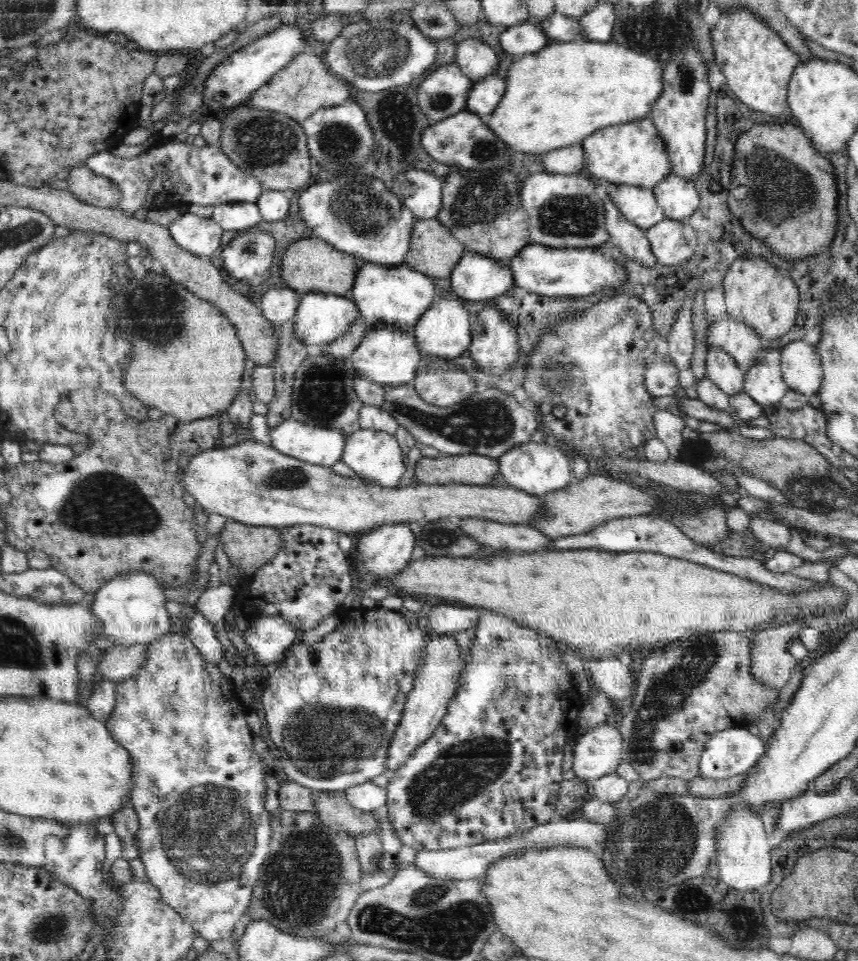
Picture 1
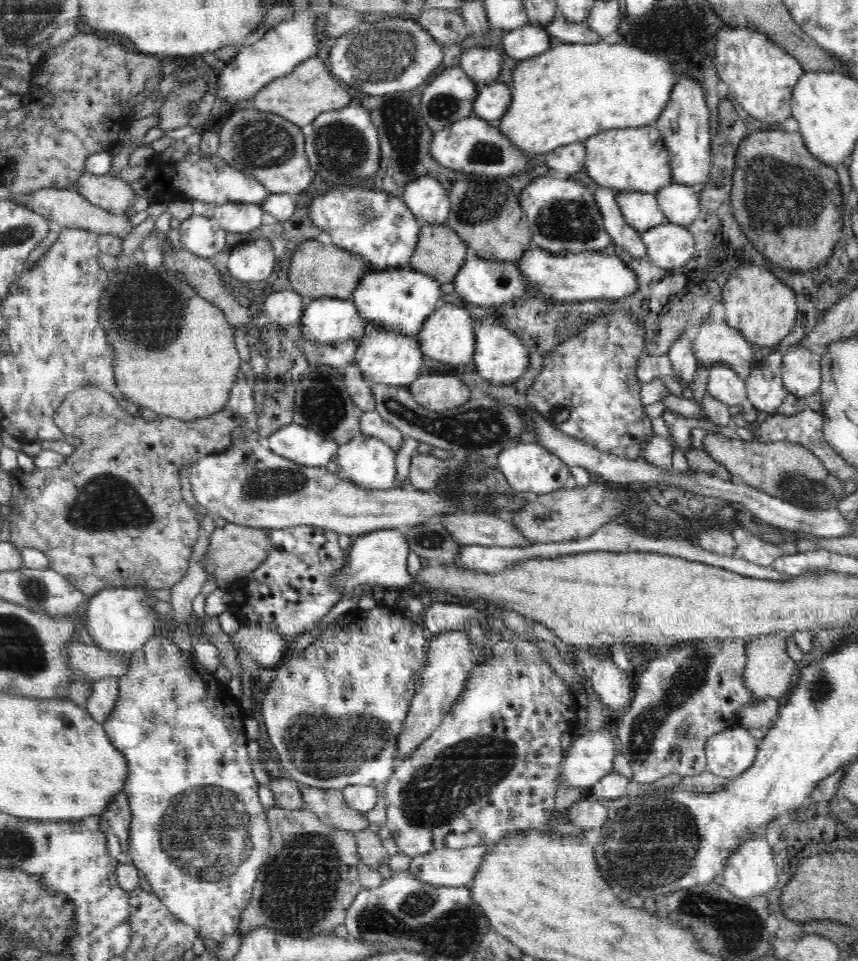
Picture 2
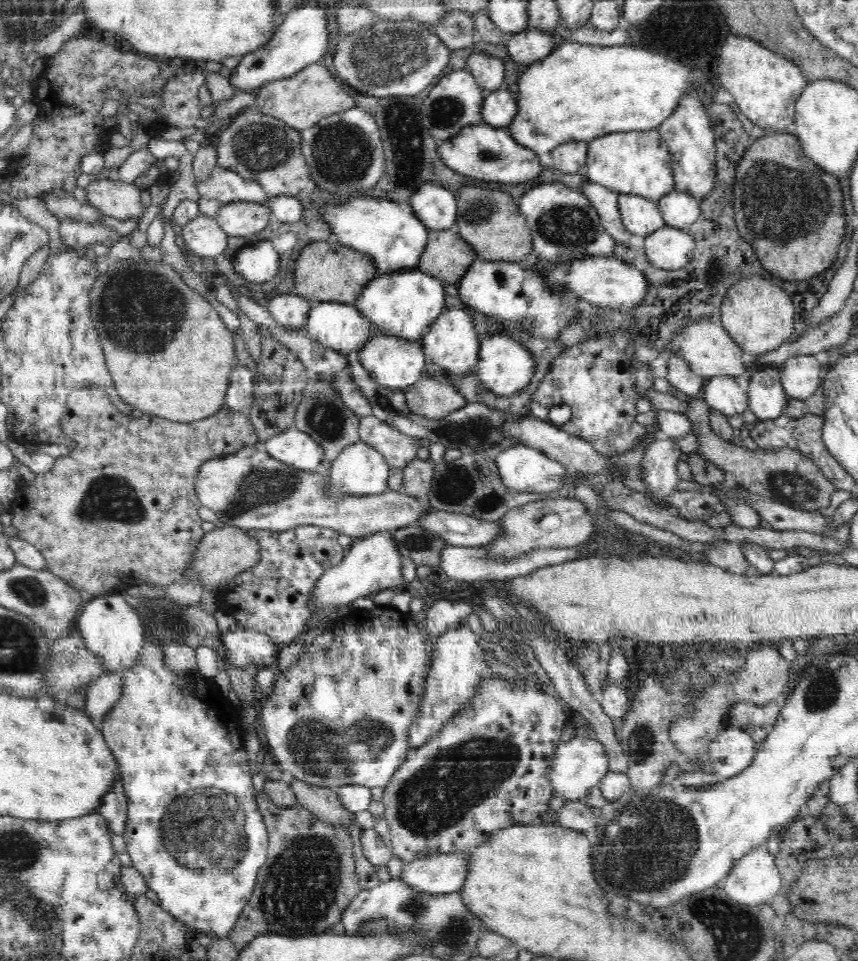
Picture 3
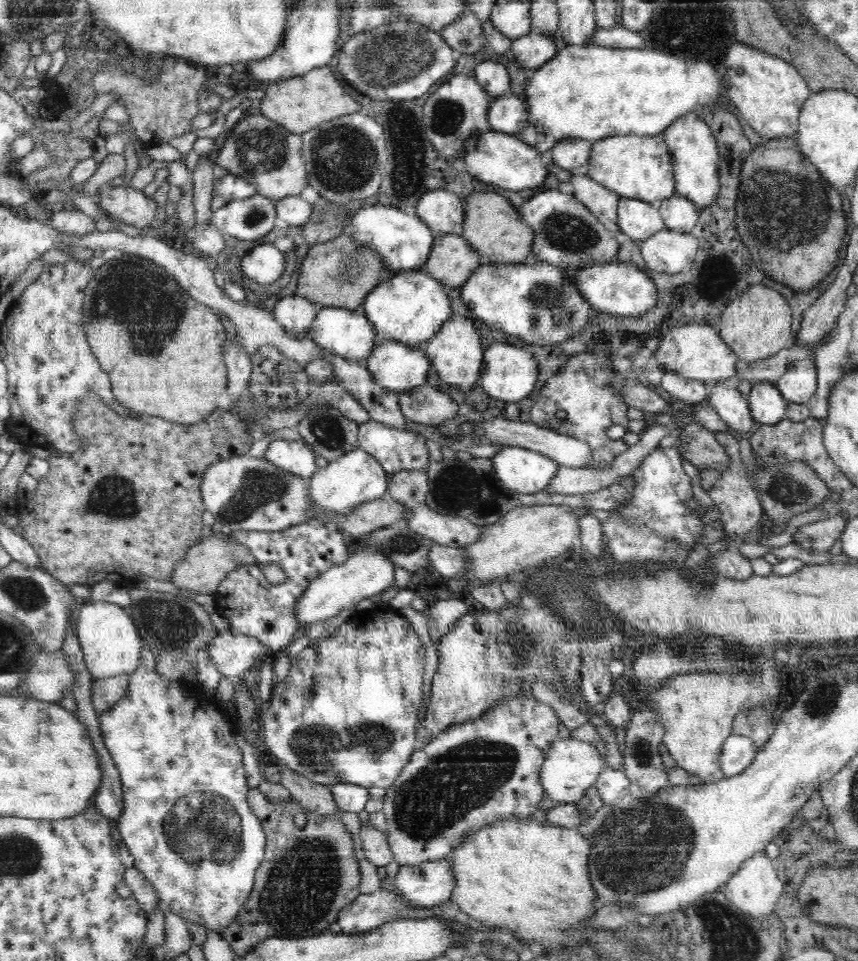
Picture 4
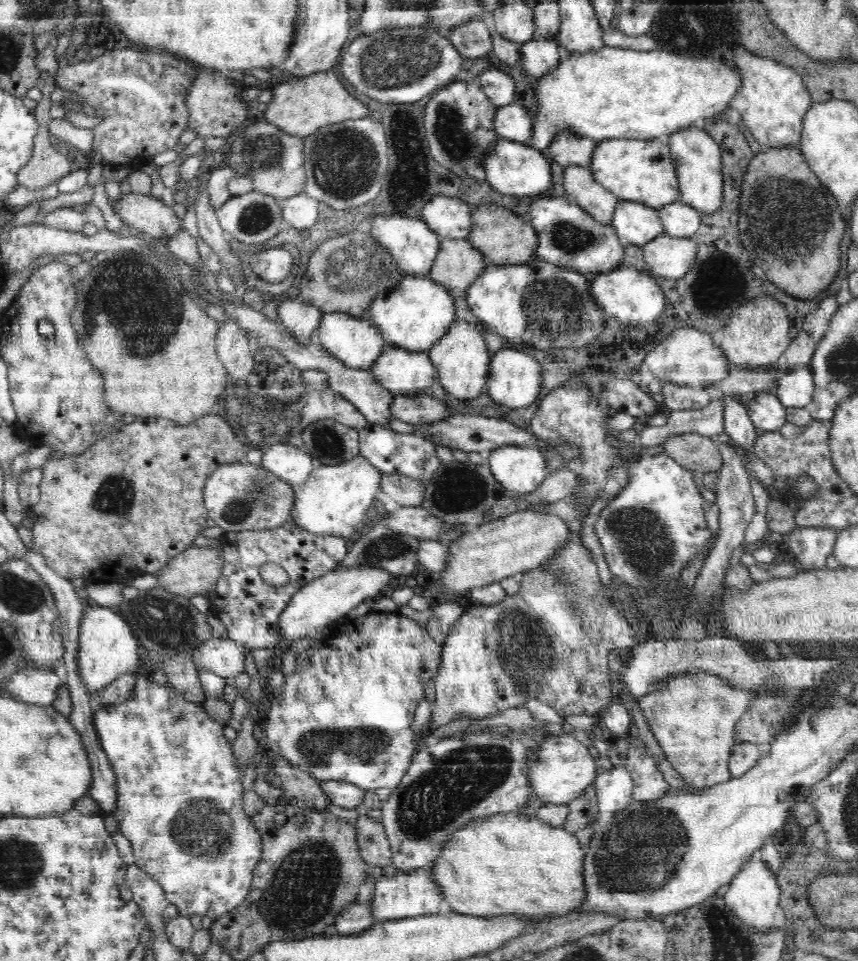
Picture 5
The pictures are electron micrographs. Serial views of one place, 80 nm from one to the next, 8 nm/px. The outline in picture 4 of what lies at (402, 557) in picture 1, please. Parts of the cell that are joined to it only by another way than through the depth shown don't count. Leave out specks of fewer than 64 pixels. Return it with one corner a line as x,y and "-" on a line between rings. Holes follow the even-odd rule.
357,546
356,550
351,550
348,560
344,564
334,566
326,570
323,574
320,574
313,582
310,582
306,592
298,598
298,604
294,609
294,617
296,617
296,623
301,628
299,633
303,633
303,628
310,626
310,624
316,624
324,620
330,619
342,612
342,610
350,609
352,606
356,606
364,599
371,598
372,596
379,596
383,594
387,588
394,586
395,568
394,563
388,560
384,553
376,551
373,546

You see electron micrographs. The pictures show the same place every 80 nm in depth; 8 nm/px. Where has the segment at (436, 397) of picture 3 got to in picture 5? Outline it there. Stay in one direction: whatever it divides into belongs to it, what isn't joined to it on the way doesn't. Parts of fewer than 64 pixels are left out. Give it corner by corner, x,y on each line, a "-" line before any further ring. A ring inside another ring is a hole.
424,392
418,397
412,394
394,394
390,412
394,419
414,425
441,421
451,414
443,400

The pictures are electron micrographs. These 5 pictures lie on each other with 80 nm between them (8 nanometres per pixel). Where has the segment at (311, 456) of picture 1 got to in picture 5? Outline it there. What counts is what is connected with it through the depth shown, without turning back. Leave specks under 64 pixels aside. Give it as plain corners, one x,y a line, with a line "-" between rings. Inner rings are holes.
278,442
262,451
261,466
297,490
312,474
312,457
291,443

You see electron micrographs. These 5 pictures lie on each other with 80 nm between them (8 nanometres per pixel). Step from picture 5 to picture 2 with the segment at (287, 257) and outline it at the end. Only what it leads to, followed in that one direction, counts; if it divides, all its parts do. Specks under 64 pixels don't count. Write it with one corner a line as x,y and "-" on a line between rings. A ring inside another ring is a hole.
267,238
247,239
230,251
227,267
231,275
246,282
264,282
276,266
272,242

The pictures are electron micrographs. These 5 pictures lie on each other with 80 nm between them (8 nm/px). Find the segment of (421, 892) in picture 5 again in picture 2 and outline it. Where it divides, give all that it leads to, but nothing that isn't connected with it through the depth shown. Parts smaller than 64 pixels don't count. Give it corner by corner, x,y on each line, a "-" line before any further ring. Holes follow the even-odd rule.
488,845
462,849
438,849
413,857
410,874
432,886
467,886
474,878

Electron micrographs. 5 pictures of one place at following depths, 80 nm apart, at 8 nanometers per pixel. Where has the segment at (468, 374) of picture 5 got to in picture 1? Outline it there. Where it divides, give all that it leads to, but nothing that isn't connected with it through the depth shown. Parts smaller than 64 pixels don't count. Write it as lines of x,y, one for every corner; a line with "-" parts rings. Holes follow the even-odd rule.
437,298
415,323
415,341
420,352
436,357
455,358
466,356
471,342
470,314
462,300

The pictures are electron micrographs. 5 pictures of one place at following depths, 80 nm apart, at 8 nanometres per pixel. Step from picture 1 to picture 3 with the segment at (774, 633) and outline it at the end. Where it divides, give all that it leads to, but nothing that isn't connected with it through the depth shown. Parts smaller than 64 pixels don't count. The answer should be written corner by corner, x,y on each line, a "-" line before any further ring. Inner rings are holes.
762,642
756,647
748,648
746,662
738,672
726,673
721,679
718,679
712,686
704,690
704,694
696,700
693,705
693,713
679,716
671,724
669,730
669,739
676,750
681,752
685,758
695,760
701,771
706,774
715,774
712,765
710,765
710,742
726,729
730,710
734,706
750,702
756,706
762,706
772,702
772,700
781,700
784,695
784,688
788,684
790,676
790,663
779,652
776,644

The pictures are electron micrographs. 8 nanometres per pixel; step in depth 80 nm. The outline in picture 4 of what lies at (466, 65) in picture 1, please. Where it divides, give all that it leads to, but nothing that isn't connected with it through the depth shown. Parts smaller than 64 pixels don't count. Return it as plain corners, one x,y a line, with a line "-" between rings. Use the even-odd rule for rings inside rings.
490,59
480,61
475,66
475,80
491,99
500,99
511,93
510,76
506,67

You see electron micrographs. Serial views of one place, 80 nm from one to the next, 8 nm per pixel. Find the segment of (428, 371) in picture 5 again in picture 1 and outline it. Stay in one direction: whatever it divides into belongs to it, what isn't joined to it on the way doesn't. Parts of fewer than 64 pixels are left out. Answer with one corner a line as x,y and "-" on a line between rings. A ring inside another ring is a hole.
388,326
369,328
358,346
353,350
349,362
361,377
382,385
398,386
416,378
421,352
415,341
415,333
406,333

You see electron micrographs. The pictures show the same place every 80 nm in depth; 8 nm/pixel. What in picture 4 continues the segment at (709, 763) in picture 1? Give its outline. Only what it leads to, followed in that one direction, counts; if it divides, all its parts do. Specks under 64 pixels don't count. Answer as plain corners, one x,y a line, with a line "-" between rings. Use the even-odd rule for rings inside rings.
730,734
720,750
720,767
725,777
742,774
754,762
760,747
747,736

